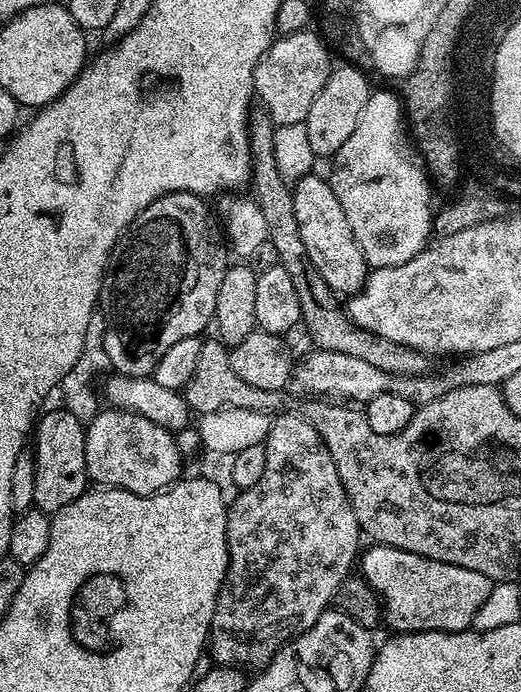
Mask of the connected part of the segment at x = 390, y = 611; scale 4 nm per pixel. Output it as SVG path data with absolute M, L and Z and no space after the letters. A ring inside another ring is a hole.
M376 544L363 549L358 572L382 605L382 620L396 634L466 632L488 598L490 581L482 574ZM372 547L372 548L368 548Z

